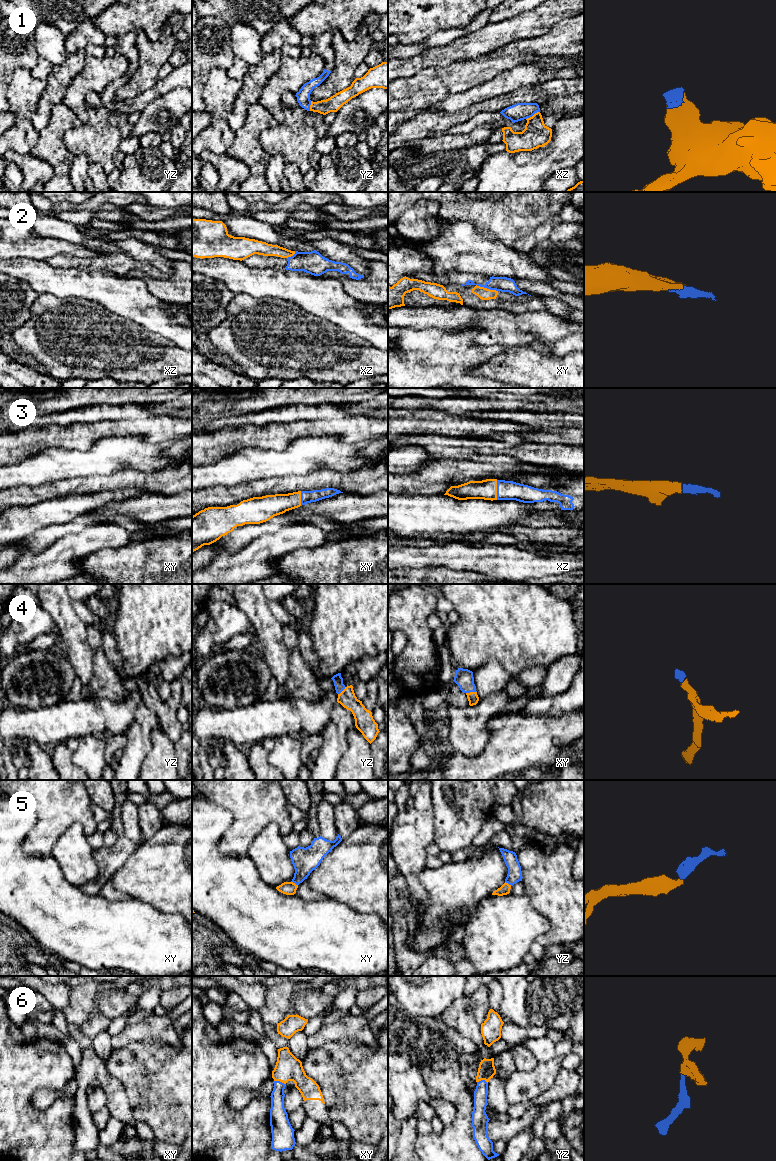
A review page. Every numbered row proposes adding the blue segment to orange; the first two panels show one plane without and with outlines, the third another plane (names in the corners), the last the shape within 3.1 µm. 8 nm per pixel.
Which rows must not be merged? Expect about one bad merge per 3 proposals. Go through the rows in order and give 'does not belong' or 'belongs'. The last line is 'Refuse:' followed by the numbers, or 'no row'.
1: belongs
2: does not belong
3: belongs
4: belongs
5: belongs
6: belongs
Refuse: 2

